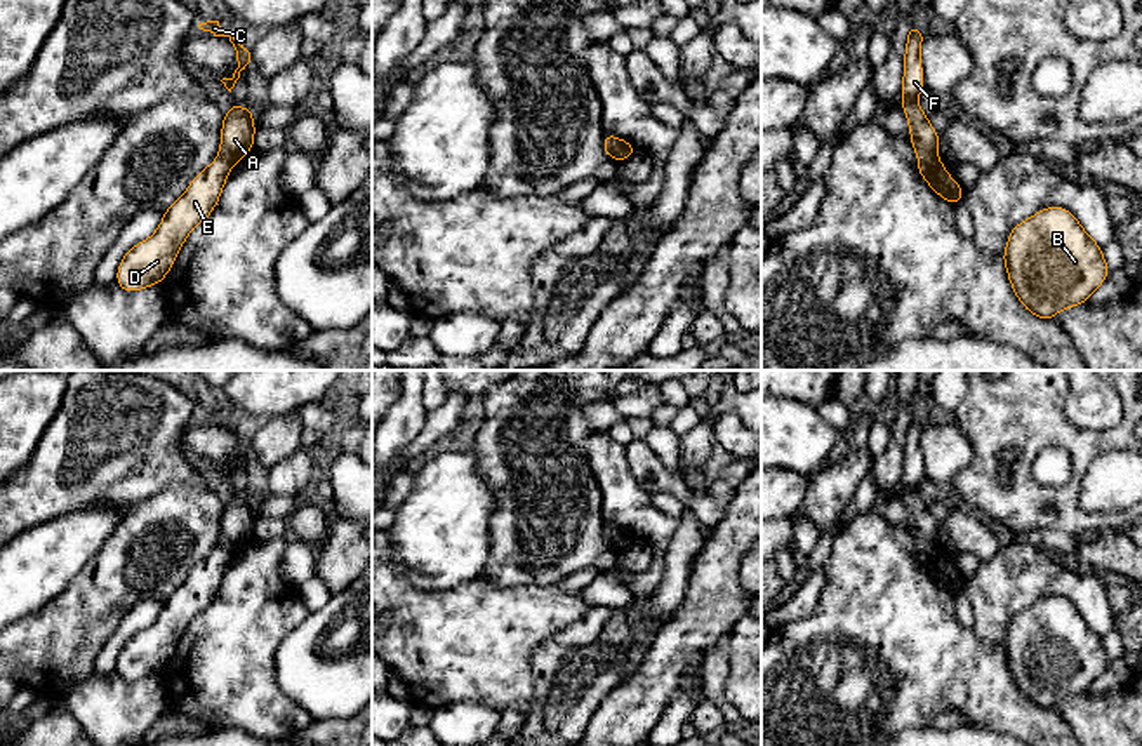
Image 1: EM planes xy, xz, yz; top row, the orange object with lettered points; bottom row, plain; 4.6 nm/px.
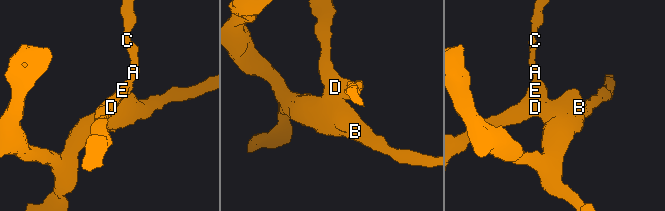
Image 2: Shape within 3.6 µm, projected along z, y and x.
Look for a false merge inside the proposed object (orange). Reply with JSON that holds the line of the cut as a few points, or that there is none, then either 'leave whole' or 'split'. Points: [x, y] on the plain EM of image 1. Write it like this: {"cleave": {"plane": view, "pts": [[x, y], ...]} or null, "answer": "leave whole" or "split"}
{"cleave": null, "answer": "leave whole"}

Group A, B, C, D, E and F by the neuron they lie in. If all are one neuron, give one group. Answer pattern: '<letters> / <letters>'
A B C D E F

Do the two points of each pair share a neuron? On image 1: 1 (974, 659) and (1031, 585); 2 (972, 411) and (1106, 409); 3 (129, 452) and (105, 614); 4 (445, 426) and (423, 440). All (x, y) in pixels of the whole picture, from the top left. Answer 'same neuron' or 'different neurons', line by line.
1: different neurons
2: different neurons
3: different neurons
4: same neuron

